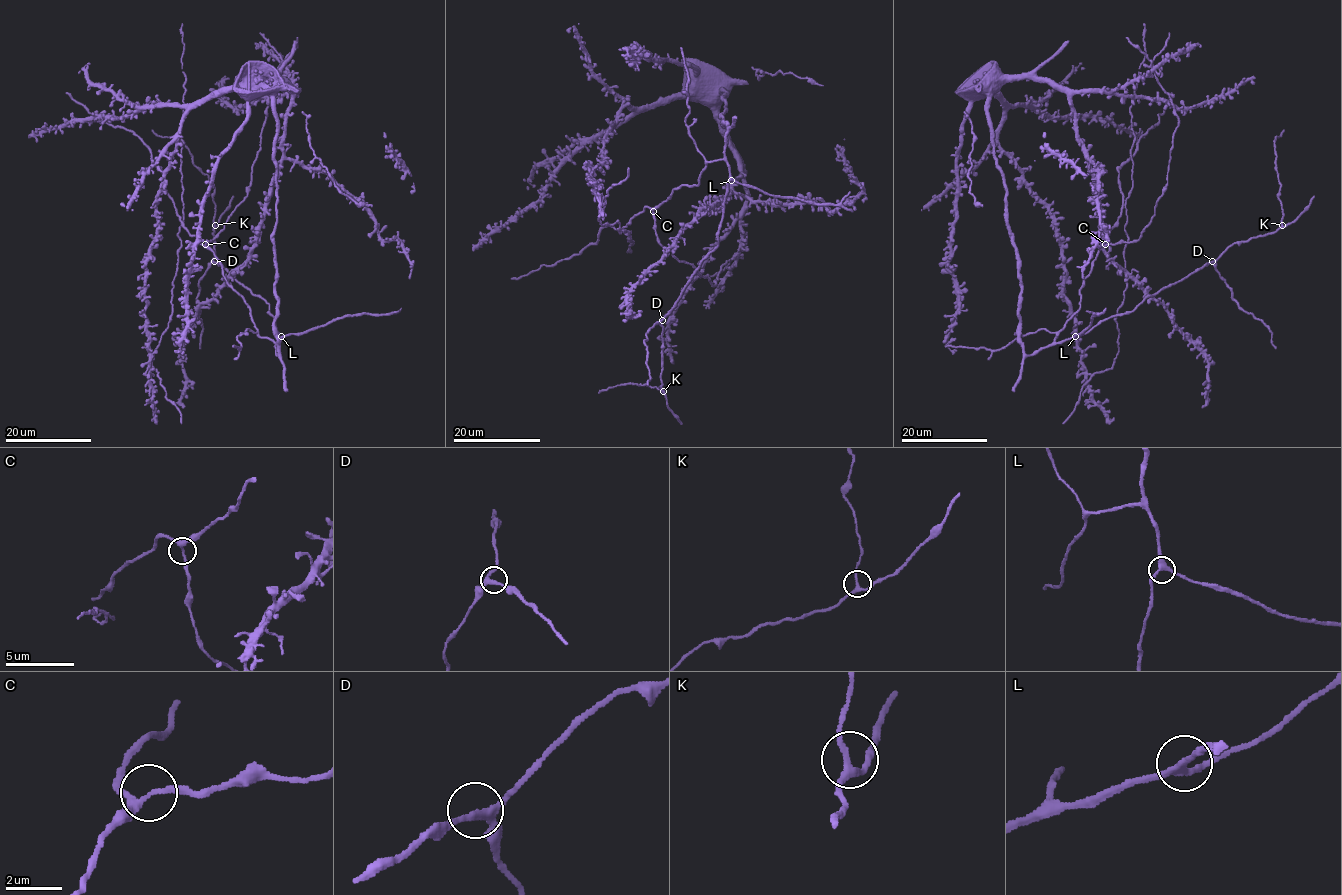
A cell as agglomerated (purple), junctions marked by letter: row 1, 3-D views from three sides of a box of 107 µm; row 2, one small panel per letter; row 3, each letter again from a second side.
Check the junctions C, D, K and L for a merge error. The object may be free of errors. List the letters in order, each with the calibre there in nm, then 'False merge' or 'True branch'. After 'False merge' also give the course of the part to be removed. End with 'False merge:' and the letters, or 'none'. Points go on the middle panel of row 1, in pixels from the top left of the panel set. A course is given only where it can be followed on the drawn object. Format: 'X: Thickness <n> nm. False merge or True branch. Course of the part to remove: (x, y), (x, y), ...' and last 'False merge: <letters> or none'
C: Thickness 240 nm. True branch
D: Thickness 220 nm. True branch
K: Thickness 200 nm. True branch
L: Thickness 260 nm. True branch
False merge: none

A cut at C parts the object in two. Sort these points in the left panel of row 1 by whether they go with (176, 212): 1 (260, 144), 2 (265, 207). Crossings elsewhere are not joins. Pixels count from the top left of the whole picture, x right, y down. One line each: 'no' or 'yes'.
1: no
2: yes

